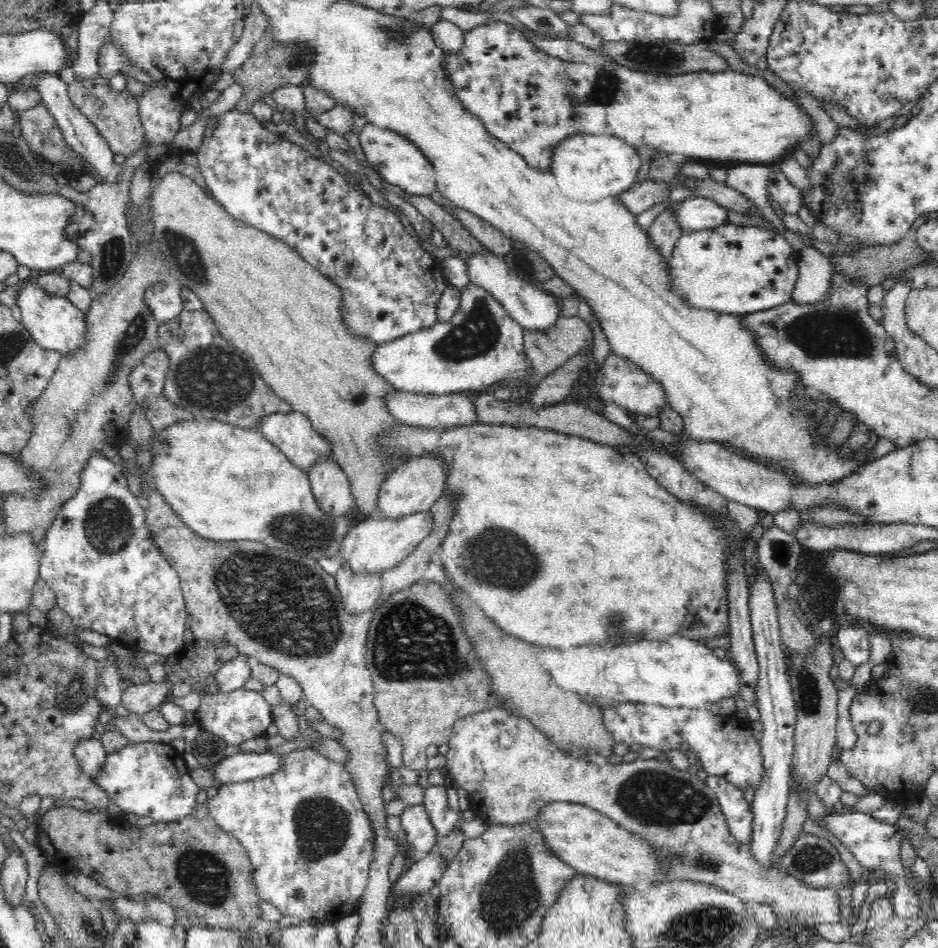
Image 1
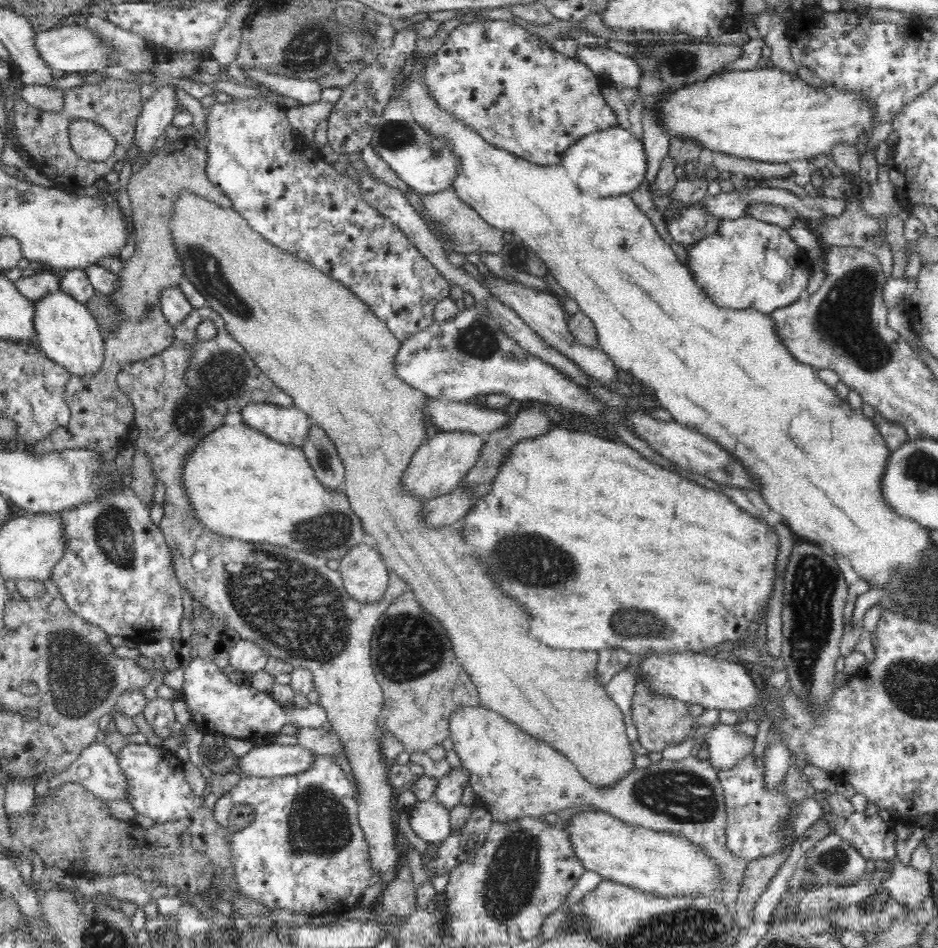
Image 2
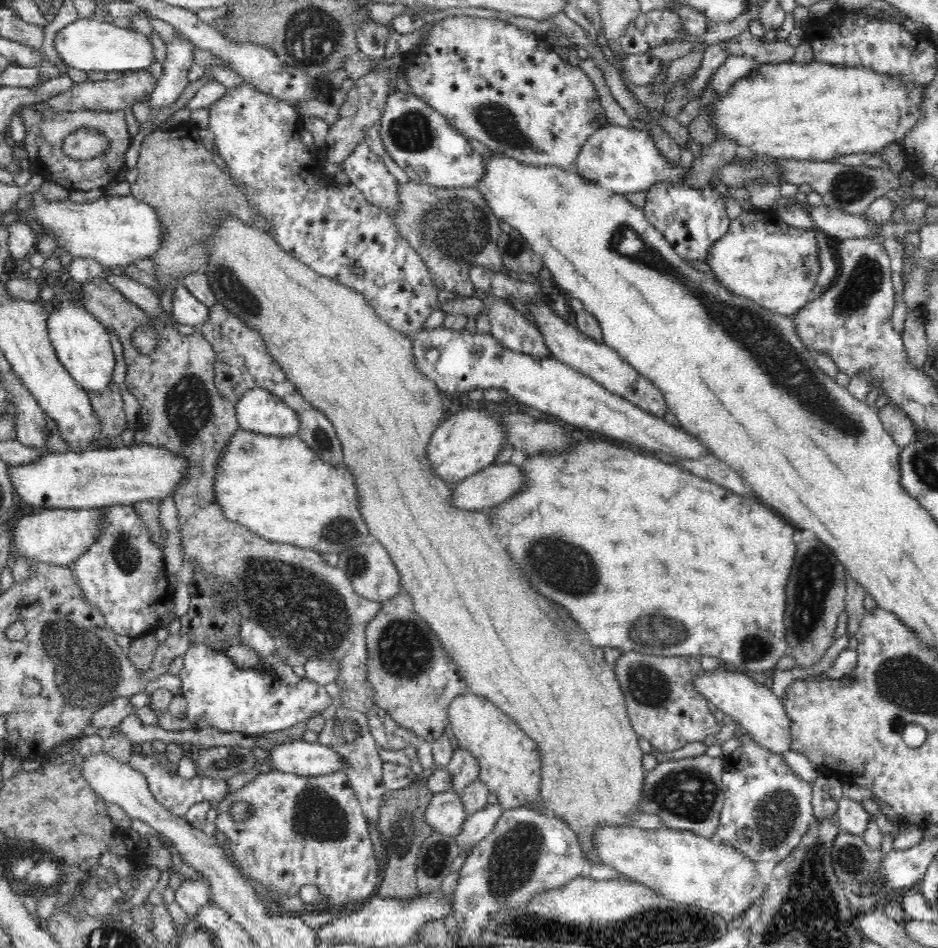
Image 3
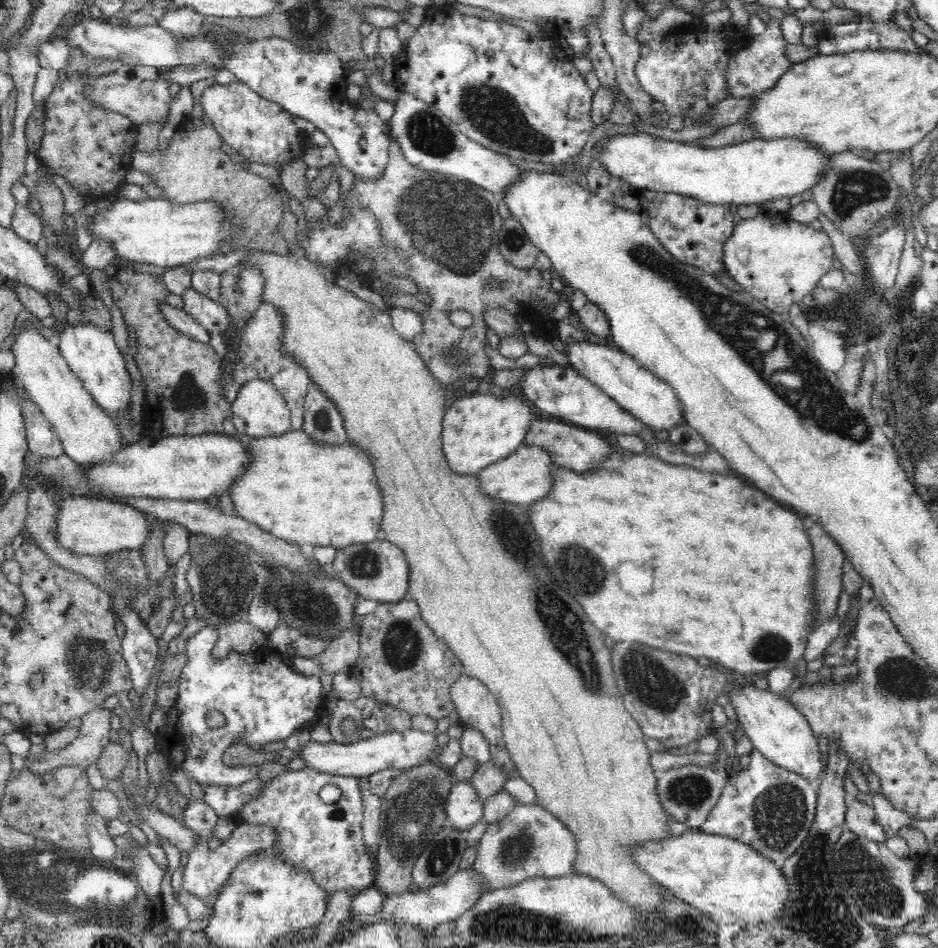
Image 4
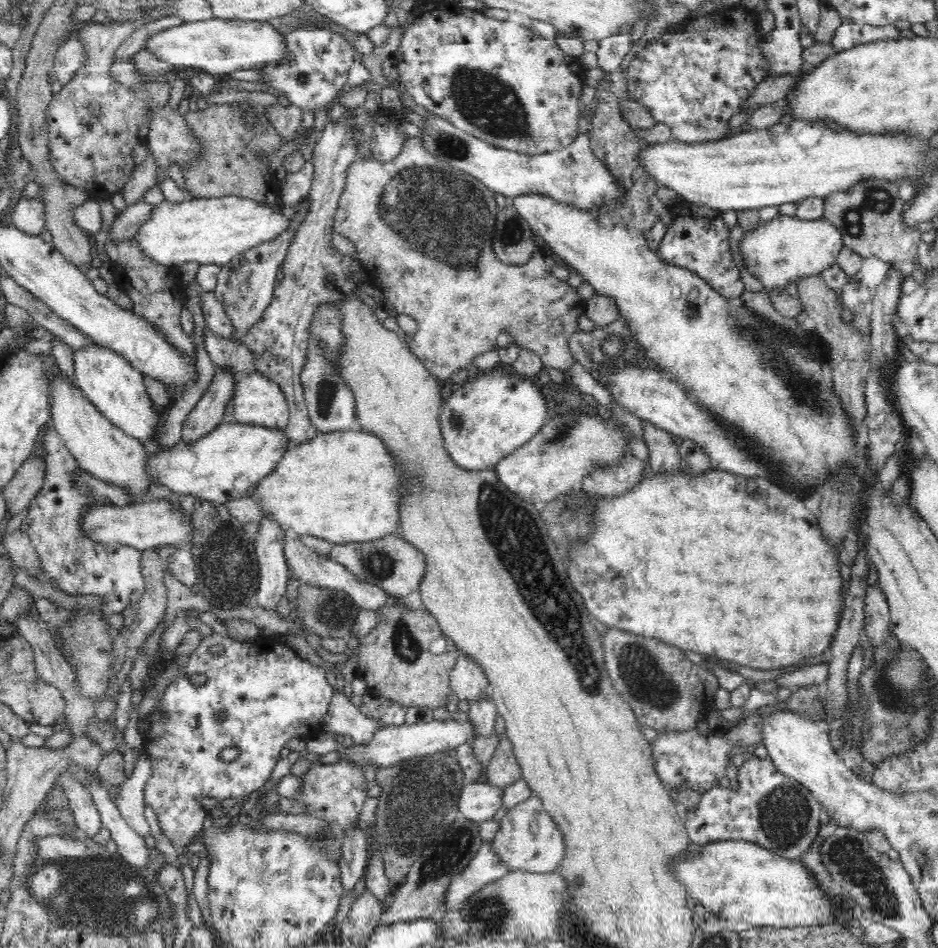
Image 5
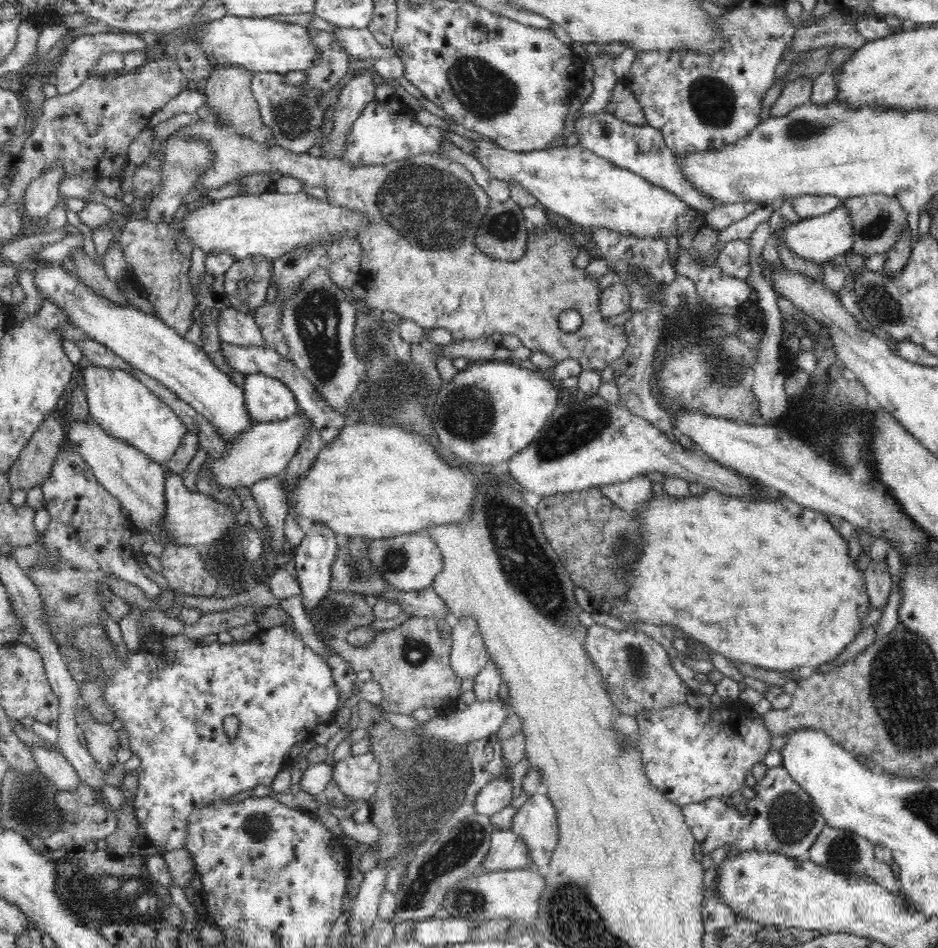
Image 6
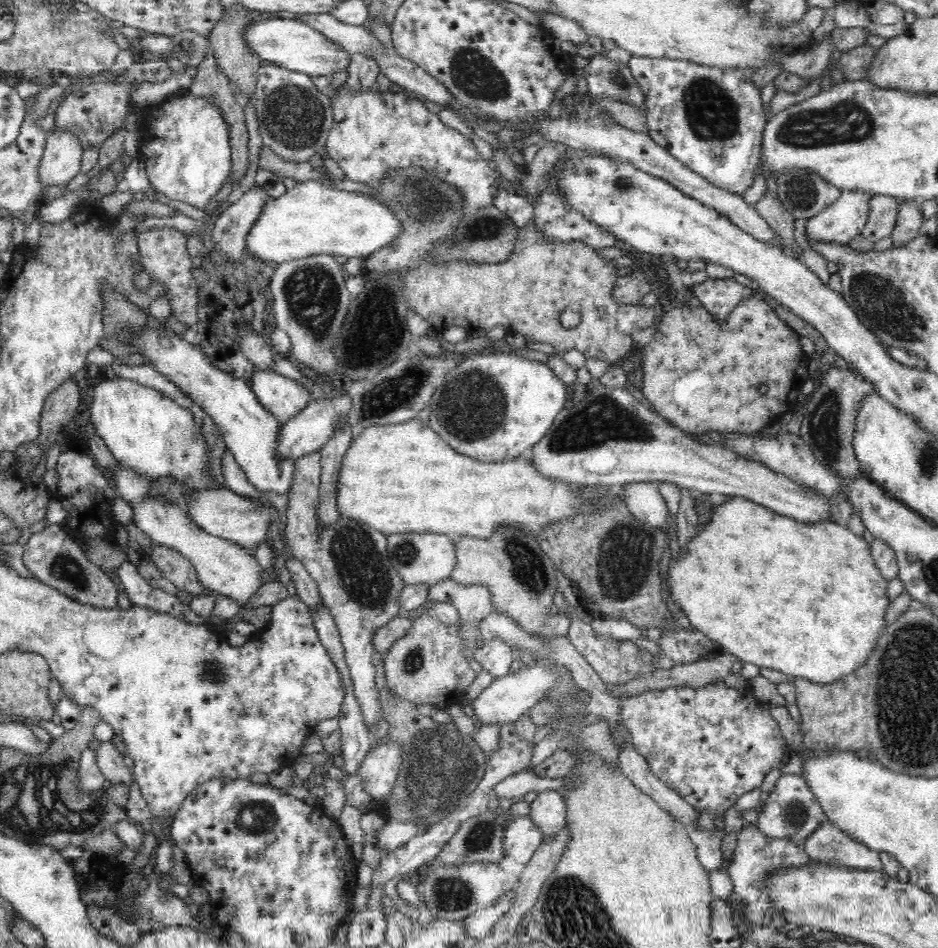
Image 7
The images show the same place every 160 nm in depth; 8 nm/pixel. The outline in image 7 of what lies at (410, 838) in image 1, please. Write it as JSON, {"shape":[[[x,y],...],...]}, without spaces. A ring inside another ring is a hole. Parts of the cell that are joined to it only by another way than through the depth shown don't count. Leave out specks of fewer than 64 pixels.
{"shape":[[[531,770],[519,771],[517,774],[508,776],[492,789],[493,794],[490,796],[497,797],[499,801],[503,799],[513,799],[524,797],[525,794],[535,790],[537,793],[555,790],[560,791],[565,786],[564,779],[551,780],[550,778],[541,778]]]}

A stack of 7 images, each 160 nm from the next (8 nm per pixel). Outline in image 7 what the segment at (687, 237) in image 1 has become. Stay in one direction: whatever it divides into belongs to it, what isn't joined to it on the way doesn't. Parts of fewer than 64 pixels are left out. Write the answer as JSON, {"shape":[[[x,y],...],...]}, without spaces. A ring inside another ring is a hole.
{"shape":[[[842,191],[838,200],[808,219],[804,239],[818,243],[849,244],[861,234],[868,220],[868,200],[873,194],[865,191]]]}

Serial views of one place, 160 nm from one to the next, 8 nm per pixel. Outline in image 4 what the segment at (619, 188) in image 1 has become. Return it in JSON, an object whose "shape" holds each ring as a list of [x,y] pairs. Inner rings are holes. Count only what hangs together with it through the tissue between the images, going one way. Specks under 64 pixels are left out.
{"shape":[[[647,133],[615,134],[598,142],[593,148],[593,155],[600,161],[606,173],[622,179],[636,189],[652,190],[657,193],[676,193],[688,195],[704,202],[718,205],[757,204],[762,207],[764,202],[776,198],[790,198],[794,194],[808,196],[809,189],[826,170],[826,158],[822,151],[798,139],[750,139],[749,141],[709,149],[694,143],[666,141]]]}

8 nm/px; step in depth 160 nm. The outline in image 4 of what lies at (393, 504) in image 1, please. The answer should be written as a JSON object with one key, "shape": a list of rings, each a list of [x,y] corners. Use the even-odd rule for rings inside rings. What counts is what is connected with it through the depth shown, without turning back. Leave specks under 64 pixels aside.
{"shape":[[[478,394],[454,402],[445,411],[442,426],[442,453],[450,471],[459,475],[476,475],[495,462],[508,458],[526,436],[526,428],[535,418],[522,396],[494,398]]]}

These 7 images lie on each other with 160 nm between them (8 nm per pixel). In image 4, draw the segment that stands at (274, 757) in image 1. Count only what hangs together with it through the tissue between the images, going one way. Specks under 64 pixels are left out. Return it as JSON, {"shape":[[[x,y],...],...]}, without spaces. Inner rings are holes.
{"shape":[[[418,730],[412,732],[394,732],[394,734],[376,735],[370,740],[360,740],[356,744],[337,744],[333,741],[328,744],[320,744],[313,740],[309,741],[304,748],[298,751],[298,759],[304,761],[305,768],[316,770],[323,774],[334,774],[348,777],[370,777],[376,772],[389,768],[410,769],[424,765],[433,759],[437,736],[426,734]]]}

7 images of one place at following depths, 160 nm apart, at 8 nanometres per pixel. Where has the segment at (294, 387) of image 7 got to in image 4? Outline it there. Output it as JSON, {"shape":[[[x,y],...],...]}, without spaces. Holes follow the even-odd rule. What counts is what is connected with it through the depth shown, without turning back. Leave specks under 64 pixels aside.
{"shape":[[[263,380],[248,381],[240,388],[238,397],[233,402],[231,420],[240,436],[278,436],[292,428],[291,410],[285,399],[277,392],[271,382]]]}

